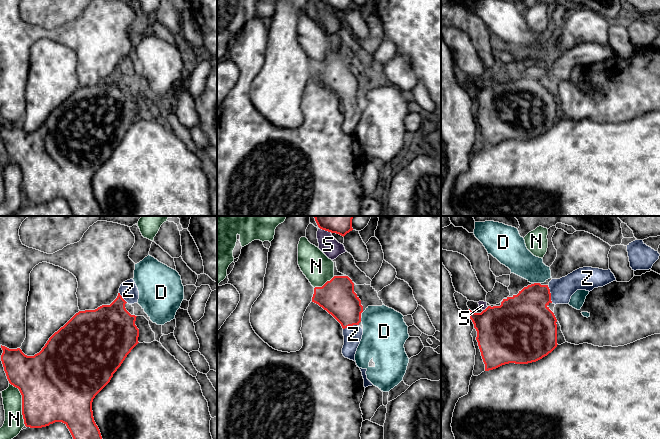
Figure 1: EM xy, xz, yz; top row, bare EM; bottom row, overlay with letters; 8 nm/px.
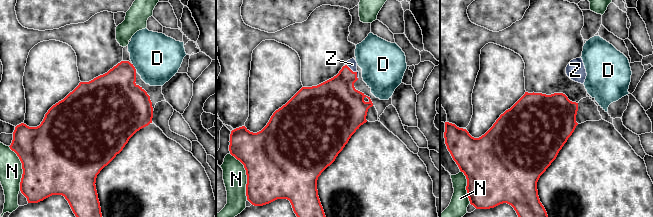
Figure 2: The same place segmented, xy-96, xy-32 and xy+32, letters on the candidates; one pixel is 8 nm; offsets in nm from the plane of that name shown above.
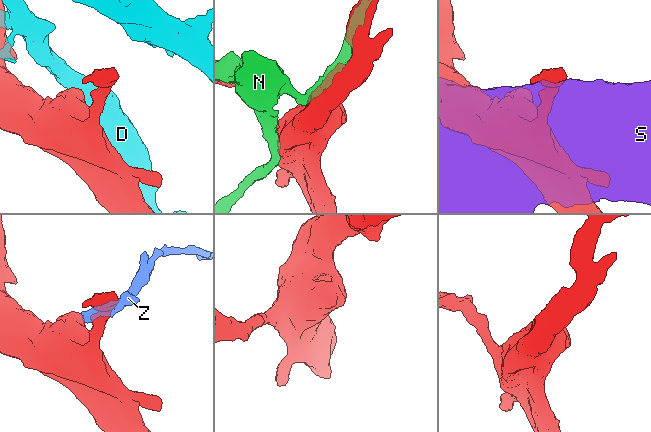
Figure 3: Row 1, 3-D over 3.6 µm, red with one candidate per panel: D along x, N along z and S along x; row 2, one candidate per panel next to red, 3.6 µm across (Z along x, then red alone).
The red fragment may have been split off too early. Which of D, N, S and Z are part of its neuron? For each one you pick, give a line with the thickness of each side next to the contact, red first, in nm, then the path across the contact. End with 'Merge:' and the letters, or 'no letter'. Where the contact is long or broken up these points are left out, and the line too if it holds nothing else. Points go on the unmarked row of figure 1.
Z: calibres 360 and 180 nm; way yz (526, 90), (550, 70), (562, 65)
Merge: Z

